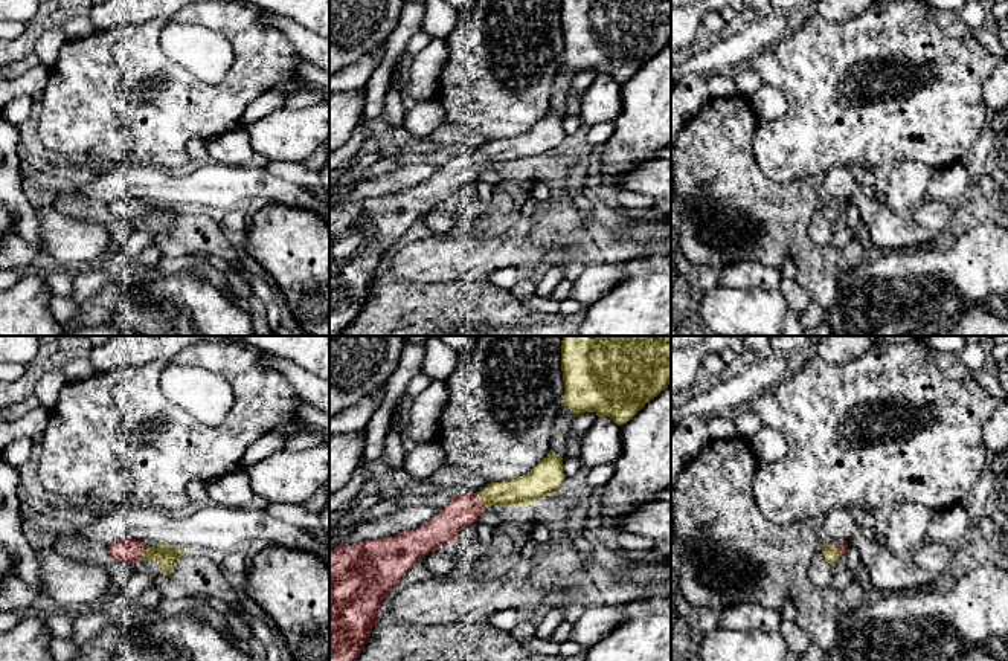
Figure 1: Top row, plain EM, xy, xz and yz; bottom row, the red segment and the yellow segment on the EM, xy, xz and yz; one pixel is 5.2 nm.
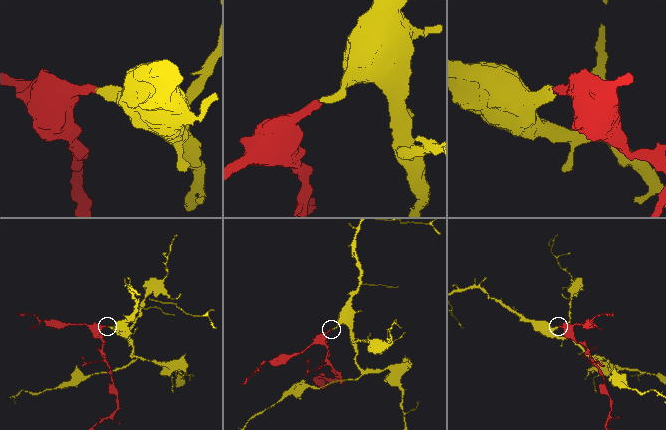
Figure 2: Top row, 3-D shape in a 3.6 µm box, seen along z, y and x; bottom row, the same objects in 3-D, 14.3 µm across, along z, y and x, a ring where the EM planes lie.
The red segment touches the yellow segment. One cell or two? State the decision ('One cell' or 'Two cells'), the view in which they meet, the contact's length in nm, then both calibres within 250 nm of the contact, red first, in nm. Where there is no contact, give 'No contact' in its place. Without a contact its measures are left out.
One cell. Touches red in xy. Shared border 90 nm. Thickness 130 nm (red) against 120 nm

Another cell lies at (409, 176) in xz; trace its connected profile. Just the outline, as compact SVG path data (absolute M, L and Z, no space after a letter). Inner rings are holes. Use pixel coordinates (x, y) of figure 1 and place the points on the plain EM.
M433 163L403 165L398 171L355 182L342 189L340 192L329 195L329 208L358 200L400 194L406 189L412 189L424 183L425 180L433 177L439 169L441 168Z

